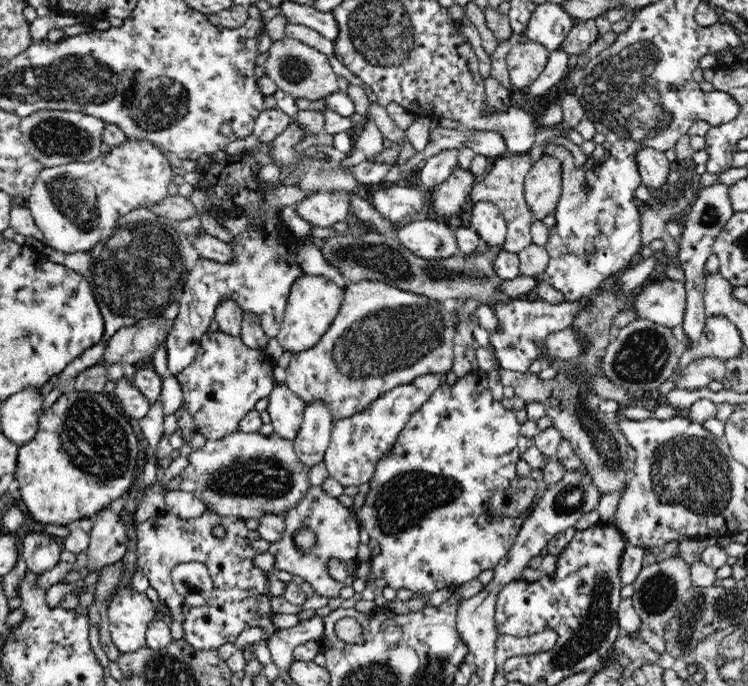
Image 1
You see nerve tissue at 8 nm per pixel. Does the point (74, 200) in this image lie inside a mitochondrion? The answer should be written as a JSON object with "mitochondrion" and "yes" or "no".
{"mitochondrion":"yes"}

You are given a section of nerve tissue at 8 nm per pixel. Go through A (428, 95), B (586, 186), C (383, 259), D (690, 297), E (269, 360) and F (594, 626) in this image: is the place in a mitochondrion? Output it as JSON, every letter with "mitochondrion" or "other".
{"A":"other","B":"other","C":"mitochondrion","D":"other","E":"other","F":"mitochondrion"}

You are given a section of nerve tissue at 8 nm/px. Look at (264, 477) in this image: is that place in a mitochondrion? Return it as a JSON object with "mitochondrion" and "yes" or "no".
{"mitochondrion":"yes"}

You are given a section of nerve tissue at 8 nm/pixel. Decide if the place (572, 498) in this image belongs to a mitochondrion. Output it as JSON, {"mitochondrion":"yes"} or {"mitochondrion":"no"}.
{"mitochondrion":"yes"}

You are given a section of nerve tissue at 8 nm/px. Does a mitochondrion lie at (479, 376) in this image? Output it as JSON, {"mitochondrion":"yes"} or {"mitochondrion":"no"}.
{"mitochondrion":"no"}

